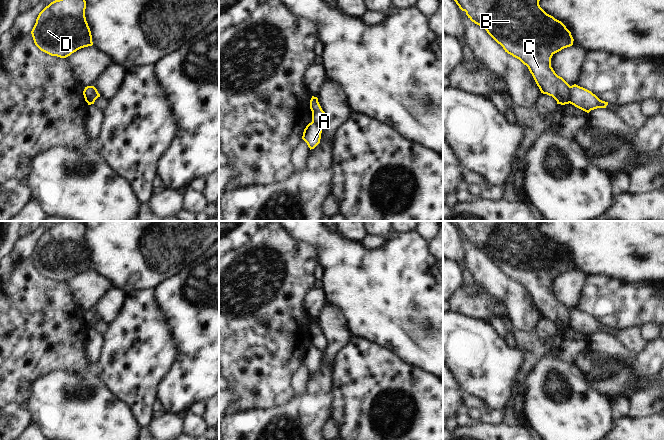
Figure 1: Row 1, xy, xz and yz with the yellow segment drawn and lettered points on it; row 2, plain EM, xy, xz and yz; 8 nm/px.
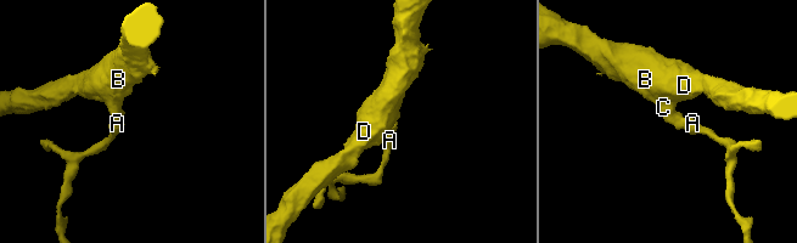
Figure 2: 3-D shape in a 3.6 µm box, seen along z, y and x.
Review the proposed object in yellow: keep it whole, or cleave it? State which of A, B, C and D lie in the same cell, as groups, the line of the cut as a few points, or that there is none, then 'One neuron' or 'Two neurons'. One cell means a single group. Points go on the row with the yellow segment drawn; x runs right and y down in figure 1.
Groups: A / B C D. Split along yz (571, 86), (569, 102). Two neurons.

